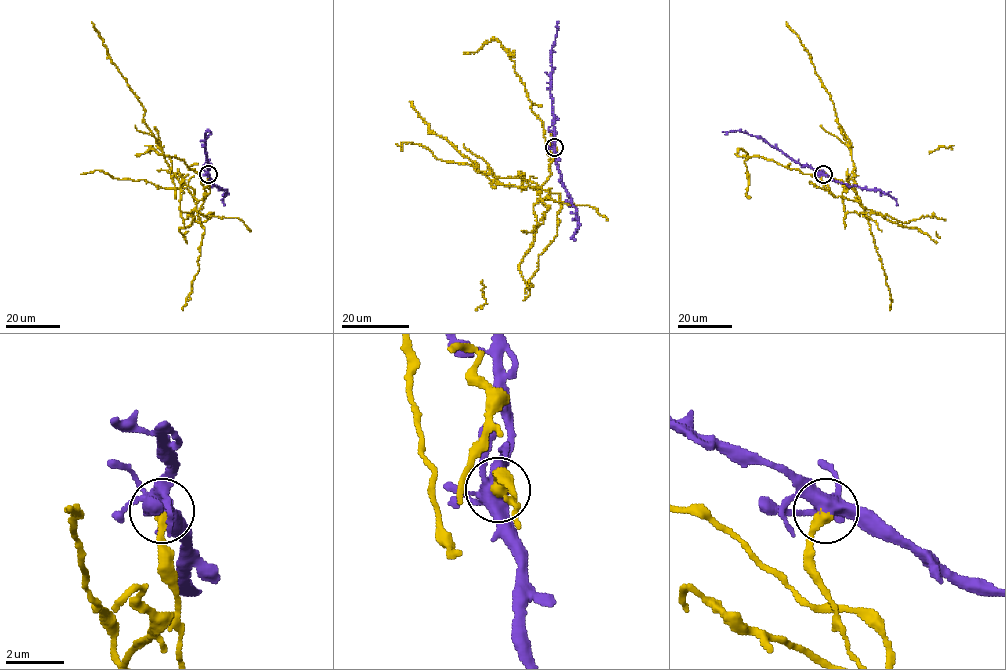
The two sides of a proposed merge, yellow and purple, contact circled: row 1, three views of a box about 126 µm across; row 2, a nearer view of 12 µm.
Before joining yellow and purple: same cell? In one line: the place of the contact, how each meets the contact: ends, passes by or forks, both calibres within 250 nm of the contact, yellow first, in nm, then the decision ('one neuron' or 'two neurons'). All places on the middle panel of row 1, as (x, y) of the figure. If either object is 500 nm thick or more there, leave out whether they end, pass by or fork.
at (554, 147); yellow ends there; purple forks there; 340 nm thick on the yellow side, 460 nm on the other; two neurons

